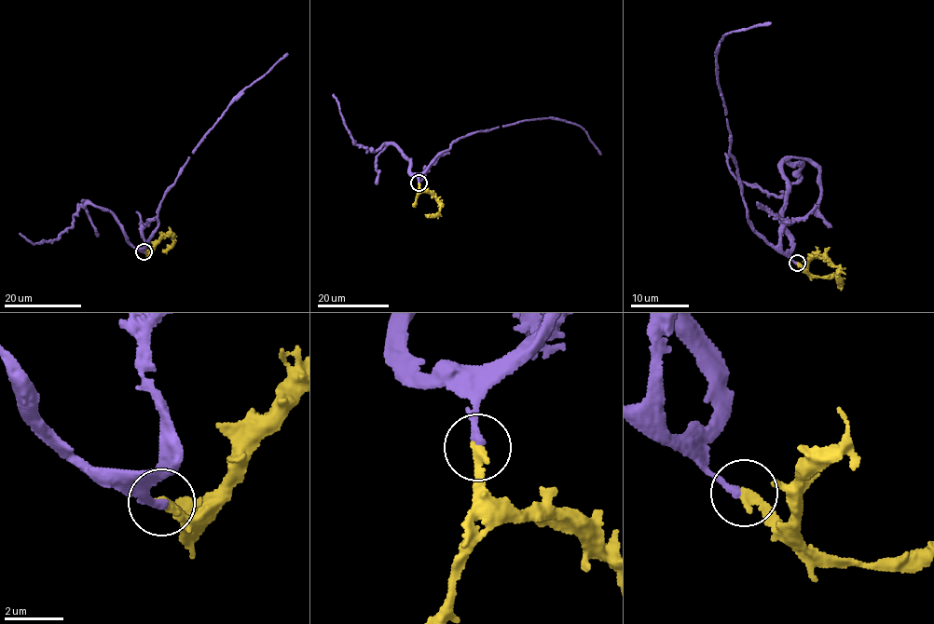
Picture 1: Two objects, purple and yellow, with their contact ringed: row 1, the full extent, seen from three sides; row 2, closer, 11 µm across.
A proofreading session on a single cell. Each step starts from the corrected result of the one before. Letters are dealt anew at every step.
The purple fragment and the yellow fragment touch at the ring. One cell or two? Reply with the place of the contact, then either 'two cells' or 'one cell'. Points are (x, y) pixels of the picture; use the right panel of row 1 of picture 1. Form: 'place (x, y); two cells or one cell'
place (797, 263); one cell

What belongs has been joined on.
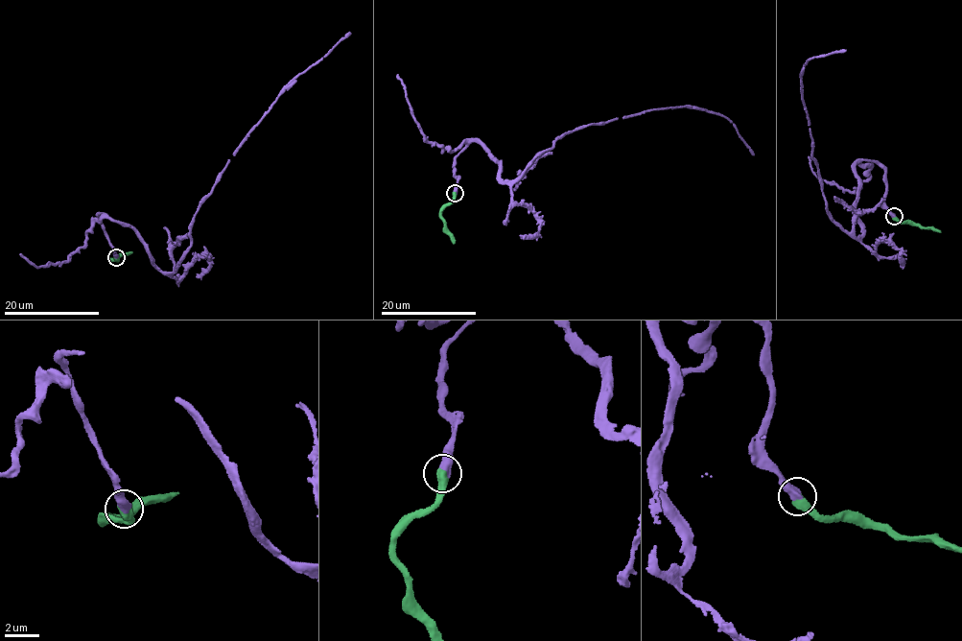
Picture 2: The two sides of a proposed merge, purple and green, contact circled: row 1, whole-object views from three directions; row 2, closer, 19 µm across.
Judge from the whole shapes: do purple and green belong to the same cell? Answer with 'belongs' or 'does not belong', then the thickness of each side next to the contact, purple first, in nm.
belongs | 550/550 nm

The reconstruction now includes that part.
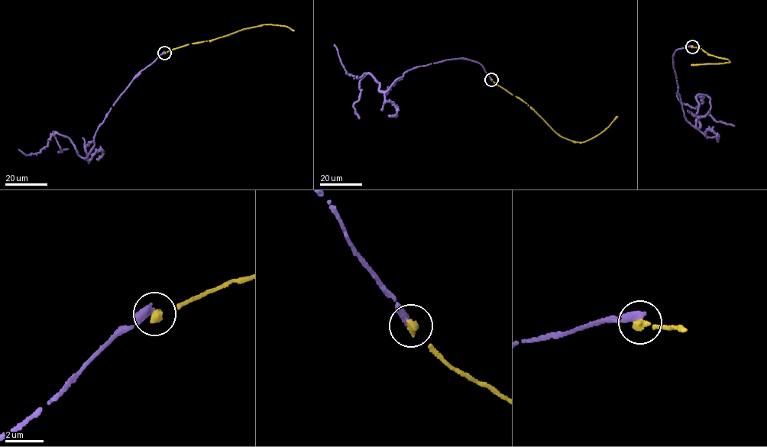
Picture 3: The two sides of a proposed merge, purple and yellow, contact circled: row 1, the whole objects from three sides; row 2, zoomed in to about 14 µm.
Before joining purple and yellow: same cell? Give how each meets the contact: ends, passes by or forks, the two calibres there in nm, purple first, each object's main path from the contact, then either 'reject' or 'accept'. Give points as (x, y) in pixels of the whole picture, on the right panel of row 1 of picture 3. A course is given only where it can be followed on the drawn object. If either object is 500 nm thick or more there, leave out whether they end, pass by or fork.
purple ends there; yellow ends there; 400 nm thick on the purple side, 380 nm on the other; purple runs (692, 46), (676, 50), (672, 63), (685, 120), (698, 128), (696, 97), (703, 97), (695, 108), (676, 92); yellow runs (692, 46), (729, 61), (690, 65); reject

